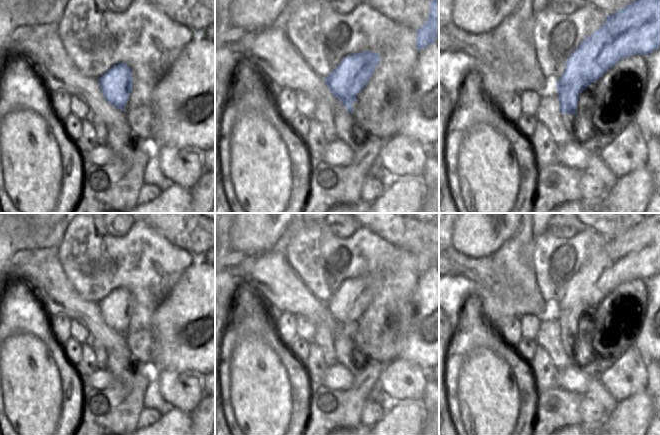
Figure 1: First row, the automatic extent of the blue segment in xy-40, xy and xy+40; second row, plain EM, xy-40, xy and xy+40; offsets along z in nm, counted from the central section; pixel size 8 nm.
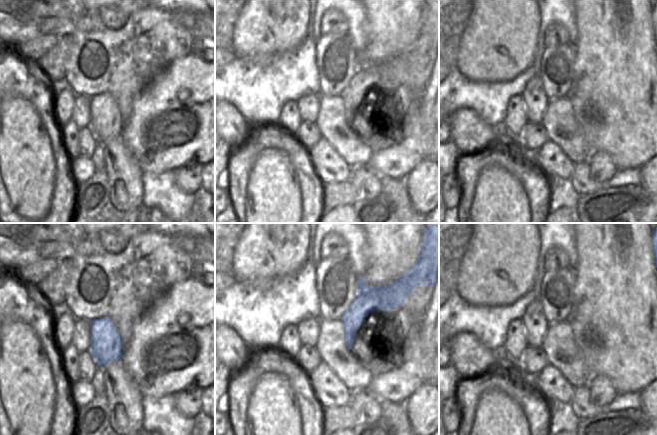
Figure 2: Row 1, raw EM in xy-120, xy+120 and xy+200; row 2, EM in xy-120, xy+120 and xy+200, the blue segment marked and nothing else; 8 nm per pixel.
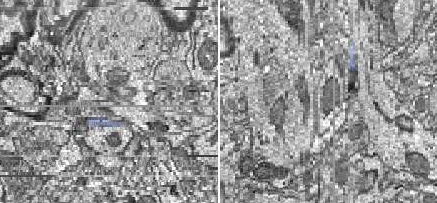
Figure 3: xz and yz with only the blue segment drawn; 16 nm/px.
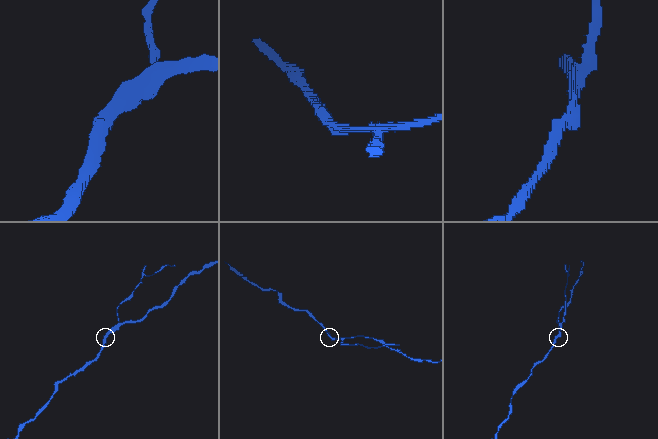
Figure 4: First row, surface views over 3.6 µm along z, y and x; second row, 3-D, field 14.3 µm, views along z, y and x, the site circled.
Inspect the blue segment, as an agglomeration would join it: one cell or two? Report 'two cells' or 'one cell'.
two cells

